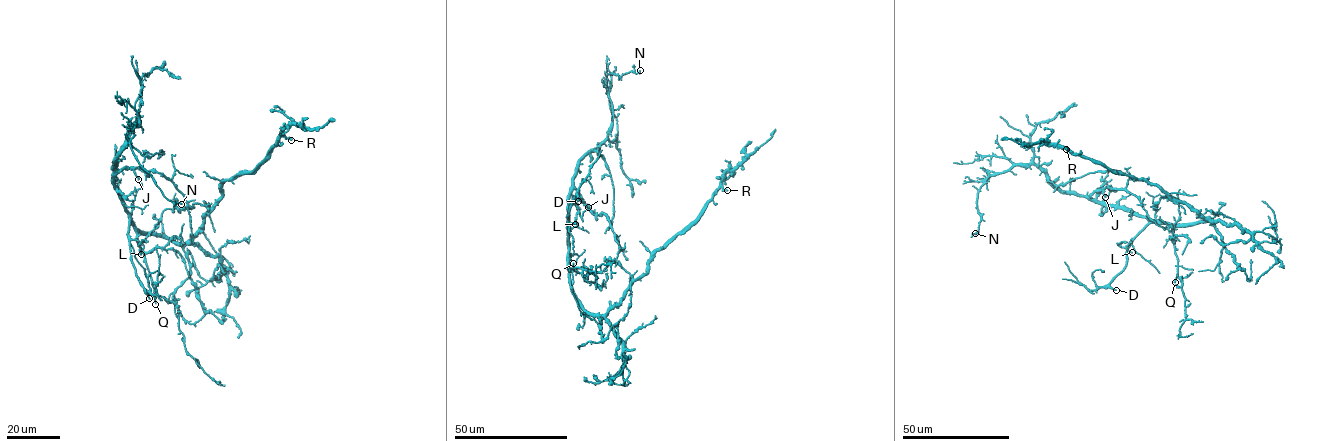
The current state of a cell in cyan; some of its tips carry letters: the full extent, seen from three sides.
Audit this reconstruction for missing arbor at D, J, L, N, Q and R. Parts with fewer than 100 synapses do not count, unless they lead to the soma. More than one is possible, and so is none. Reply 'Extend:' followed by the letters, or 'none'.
Extend: Q

